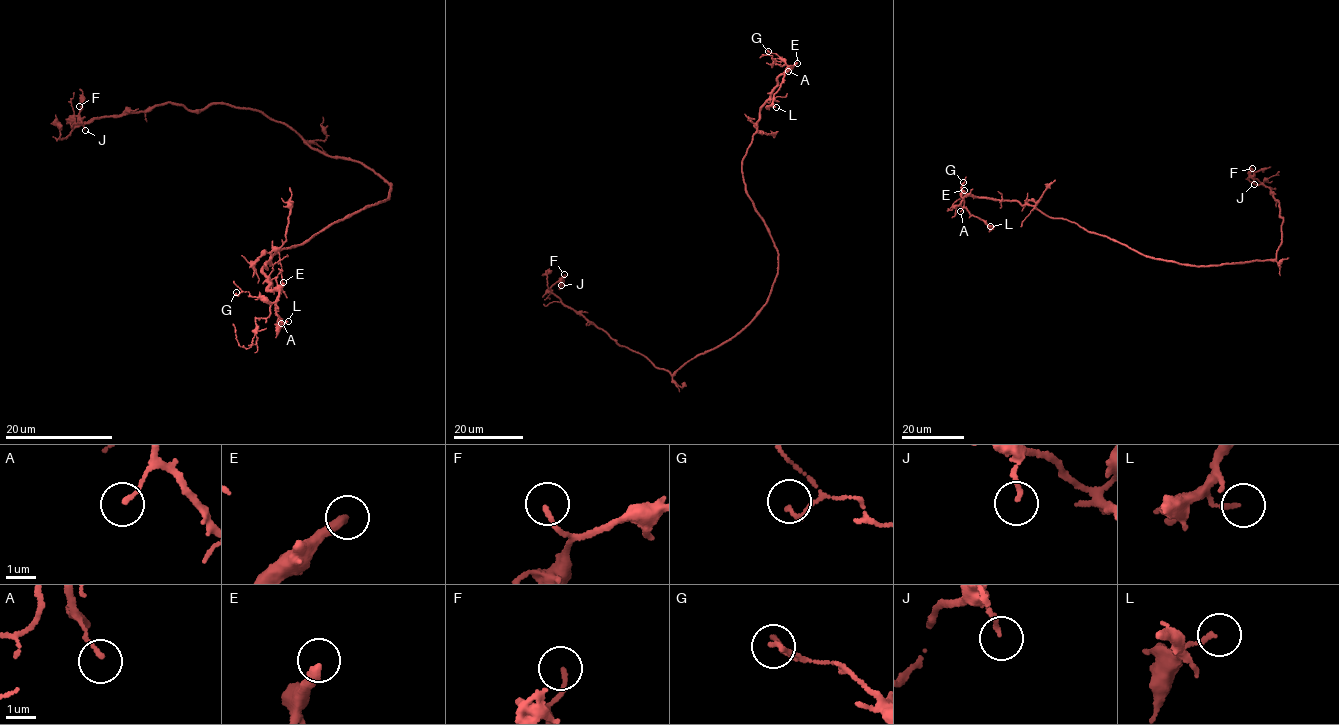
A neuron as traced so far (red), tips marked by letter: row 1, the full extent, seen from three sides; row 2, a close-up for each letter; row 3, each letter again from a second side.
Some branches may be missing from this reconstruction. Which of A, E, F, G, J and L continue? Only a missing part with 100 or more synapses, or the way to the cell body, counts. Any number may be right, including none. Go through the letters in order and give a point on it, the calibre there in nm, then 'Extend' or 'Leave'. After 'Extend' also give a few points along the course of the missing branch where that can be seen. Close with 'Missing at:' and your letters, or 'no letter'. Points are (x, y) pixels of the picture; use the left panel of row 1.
A: Place: (281, 323). Thickness 120 nm. Leave
E: Place: (283, 282). Thickness 320 nm. Extend. Course of what is missing: (283, 282), (287, 294), (304, 289), (296, 272), (271, 260), (224, 162), (200, 137), (182, 99)
F: Place: (79, 106). Thickness 140 nm. Leave
G: Place: (236, 292). Thickness 130 nm. Leave
J: Place: (85, 130). Thickness 120 nm. Leave
L: Place: (288, 321). Thickness 130 nm. Leave
Missing at: E

